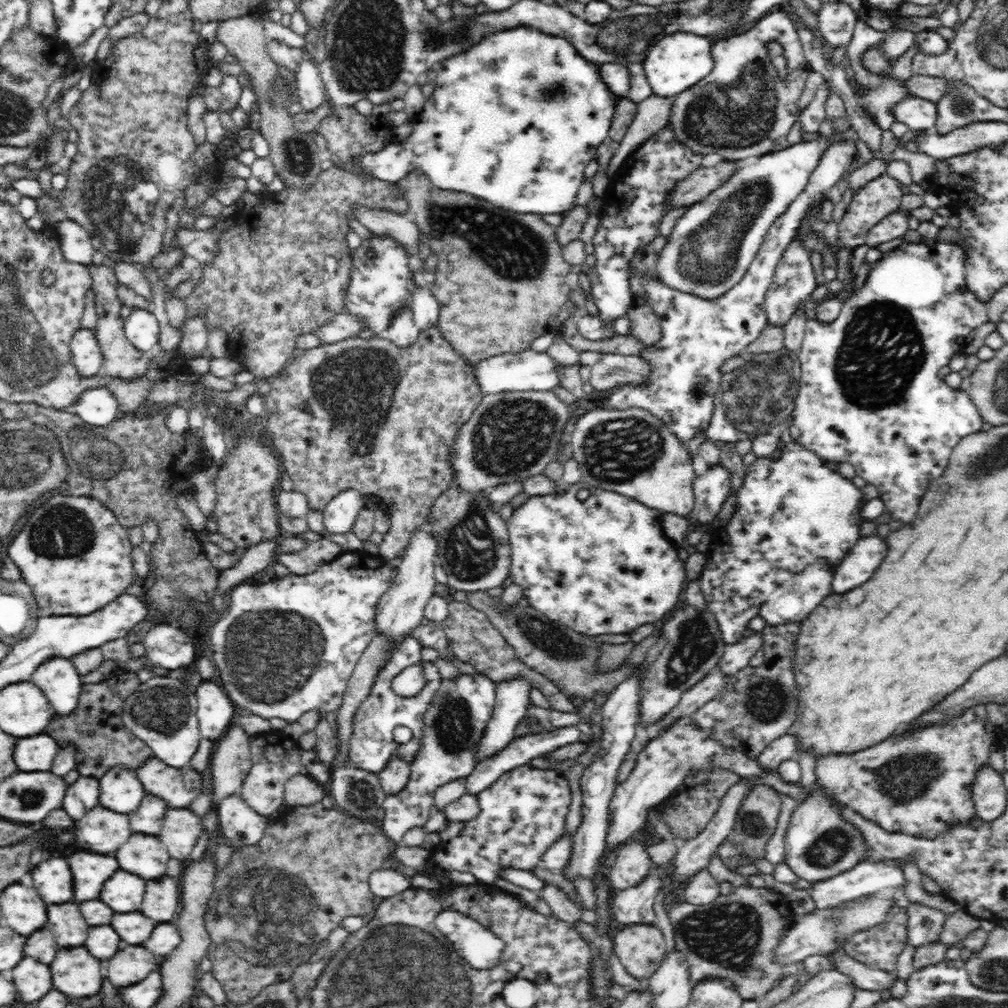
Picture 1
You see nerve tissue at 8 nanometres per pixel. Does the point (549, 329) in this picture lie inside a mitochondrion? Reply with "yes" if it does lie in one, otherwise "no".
no

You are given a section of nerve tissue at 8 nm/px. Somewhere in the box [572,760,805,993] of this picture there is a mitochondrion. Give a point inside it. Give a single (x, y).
(731, 936)

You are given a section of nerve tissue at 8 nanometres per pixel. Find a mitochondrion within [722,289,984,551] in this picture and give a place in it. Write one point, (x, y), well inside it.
(882, 350)

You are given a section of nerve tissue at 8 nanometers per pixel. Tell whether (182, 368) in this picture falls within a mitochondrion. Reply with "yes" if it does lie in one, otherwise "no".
no

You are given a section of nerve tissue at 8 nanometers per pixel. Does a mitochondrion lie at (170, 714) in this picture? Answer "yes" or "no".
yes

